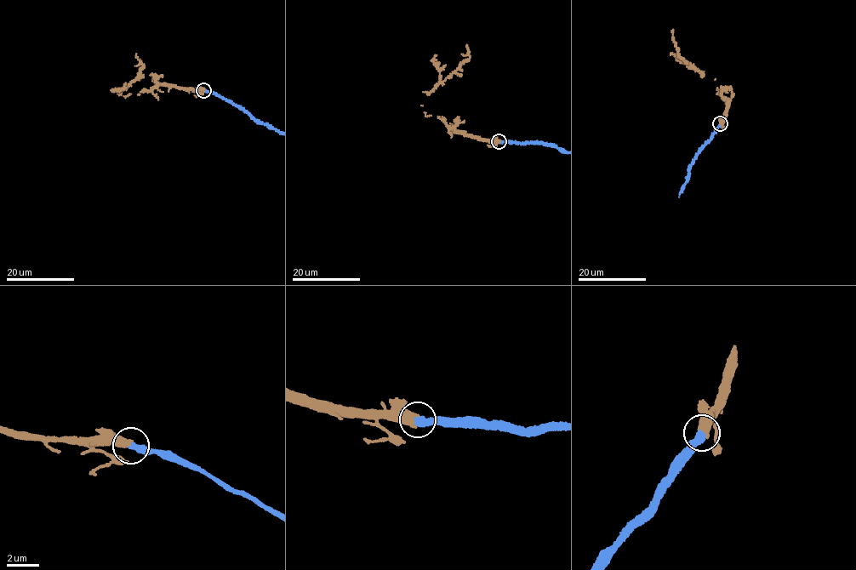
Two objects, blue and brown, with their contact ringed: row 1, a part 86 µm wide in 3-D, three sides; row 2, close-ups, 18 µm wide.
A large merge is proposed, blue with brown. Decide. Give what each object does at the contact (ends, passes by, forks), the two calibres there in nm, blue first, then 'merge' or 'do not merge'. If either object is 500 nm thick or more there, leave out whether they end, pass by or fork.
400/500 nm | merge

